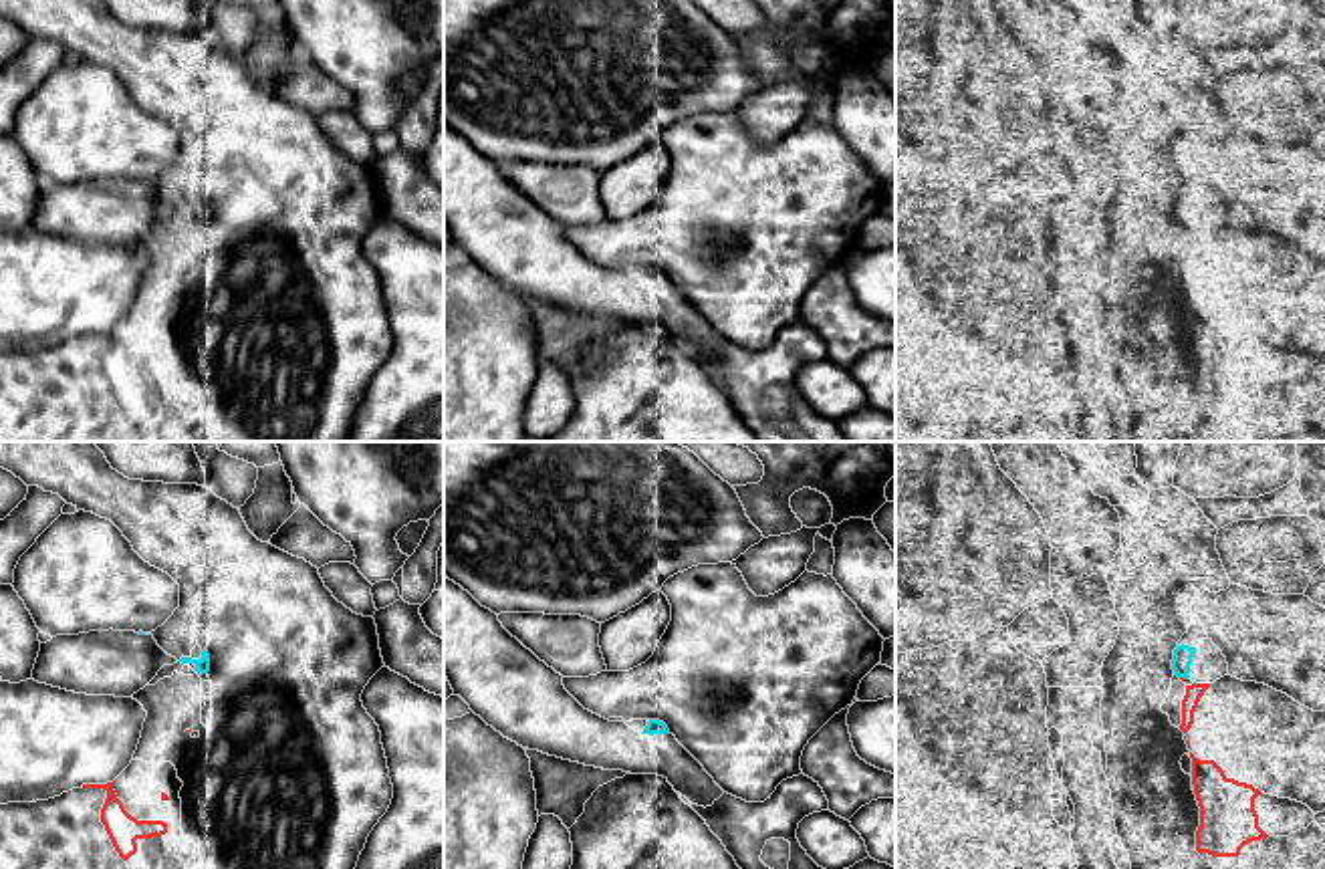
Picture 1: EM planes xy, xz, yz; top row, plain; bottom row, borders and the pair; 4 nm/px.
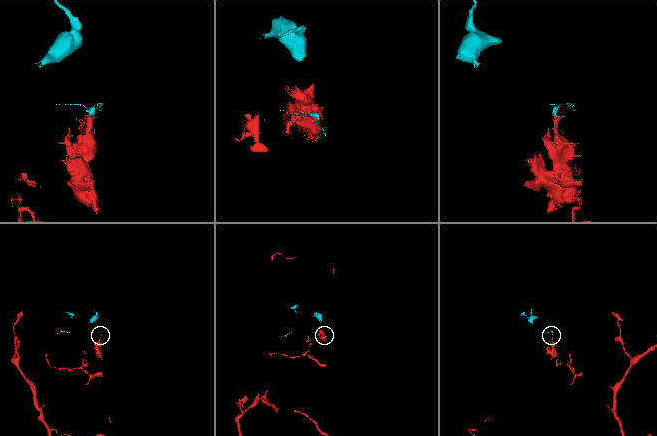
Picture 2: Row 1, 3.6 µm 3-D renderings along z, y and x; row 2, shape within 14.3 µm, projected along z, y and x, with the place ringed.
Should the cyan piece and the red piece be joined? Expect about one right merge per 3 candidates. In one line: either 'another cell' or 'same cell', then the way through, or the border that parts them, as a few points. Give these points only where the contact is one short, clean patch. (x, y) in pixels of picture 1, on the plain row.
another cell | along yz (1180, 224), (1184, 226)

